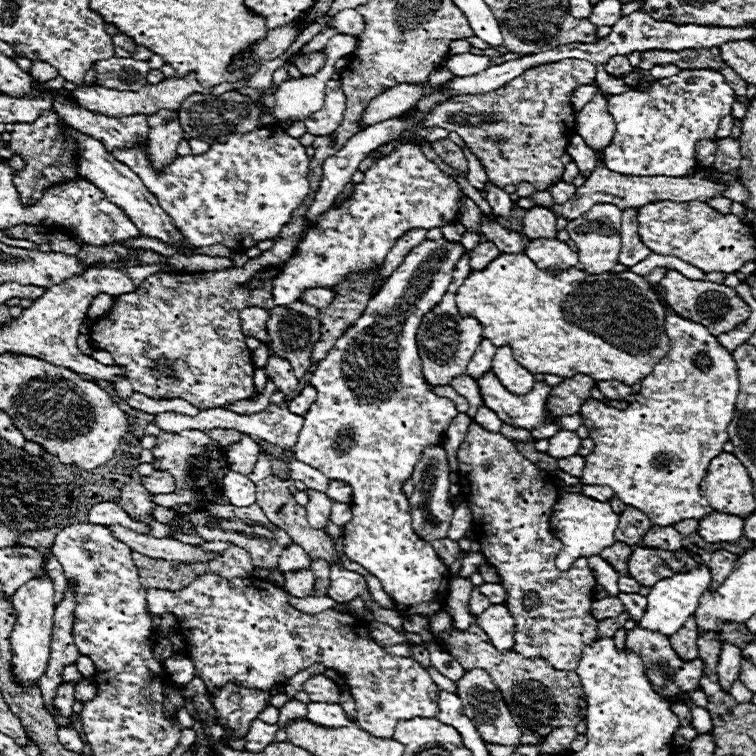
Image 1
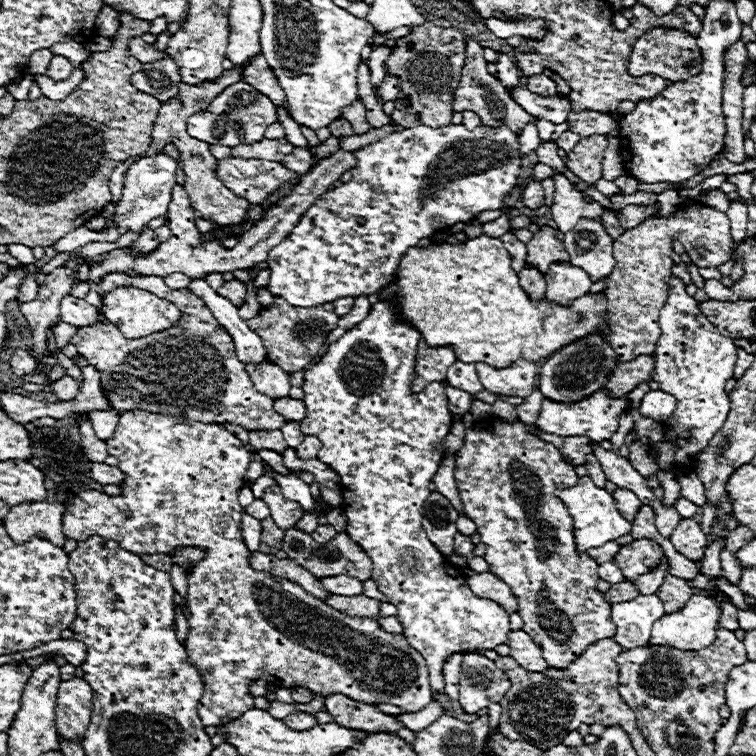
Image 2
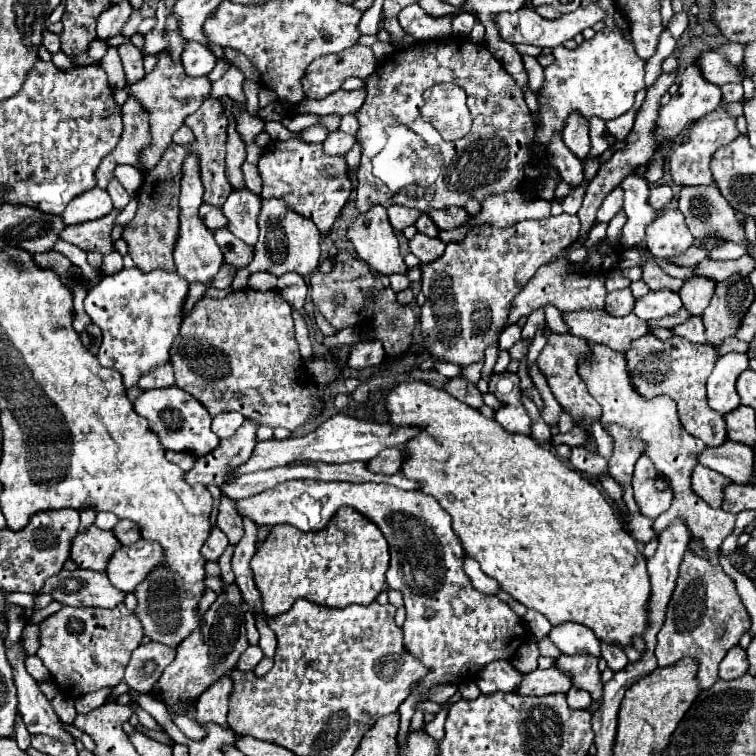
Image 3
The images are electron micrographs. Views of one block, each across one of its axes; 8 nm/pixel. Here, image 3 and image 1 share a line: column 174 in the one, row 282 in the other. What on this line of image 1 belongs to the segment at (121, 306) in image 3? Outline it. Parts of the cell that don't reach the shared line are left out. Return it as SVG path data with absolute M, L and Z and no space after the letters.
M406 144L392 156L378 160L366 172L362 184L356 184L352 200L340 208L330 208L322 220L300 240L296 256L286 260L286 272L272 284L276 306L296 302L306 288L334 288L348 272L364 272L380 264L398 236L410 228L442 228L456 220L458 198L462 190L452 178L426 160L418 146Z

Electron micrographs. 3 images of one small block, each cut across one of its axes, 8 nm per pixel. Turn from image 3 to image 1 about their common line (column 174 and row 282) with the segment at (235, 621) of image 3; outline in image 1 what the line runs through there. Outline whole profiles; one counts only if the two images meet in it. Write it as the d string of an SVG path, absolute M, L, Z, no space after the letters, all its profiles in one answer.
M666 268L666 276L658 284L666 292L666 304L678 316L704 324L708 332L714 336L720 336L722 332L730 332L730 328L736 328L750 316L750 306L744 300L740 300L736 290L730 286L704 282L704 280L690 280L672 268Z

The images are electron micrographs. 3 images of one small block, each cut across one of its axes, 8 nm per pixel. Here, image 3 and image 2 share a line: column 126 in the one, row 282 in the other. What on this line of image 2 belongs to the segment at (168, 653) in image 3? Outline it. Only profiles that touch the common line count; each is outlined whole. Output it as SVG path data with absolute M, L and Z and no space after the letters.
M672 274L672 276L664 278L664 280L668 284L668 298L664 302L664 308L660 310L658 324L660 324L662 334L660 334L656 350L652 354L654 356L654 372L652 372L650 380L658 382L662 392L672 394L676 398L676 408L674 408L672 416L662 422L662 432L664 432L664 440L672 442L678 448L676 454L674 454L672 468L684 470L684 466L692 466L694 464L698 454L708 446L712 436L718 432L718 428L728 418L730 400L728 400L728 394L724 392L724 386L734 374L734 364L736 364L738 356L736 356L736 346L732 344L732 340L722 336L714 328L714 324L710 324L708 318L698 310L696 300L688 296L686 284L682 282L682 278Z

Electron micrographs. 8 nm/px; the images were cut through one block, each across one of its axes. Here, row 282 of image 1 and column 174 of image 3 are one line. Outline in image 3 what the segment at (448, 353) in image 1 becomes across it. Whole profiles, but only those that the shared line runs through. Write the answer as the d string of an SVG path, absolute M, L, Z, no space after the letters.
M168 450L168 452L166 452L166 458L170 458L170 462L174 462L174 464L178 464L184 472L186 472L186 470L192 470L192 466L194 466L194 462L196 462L194 454L178 454L178 452L174 452L174 450Z

